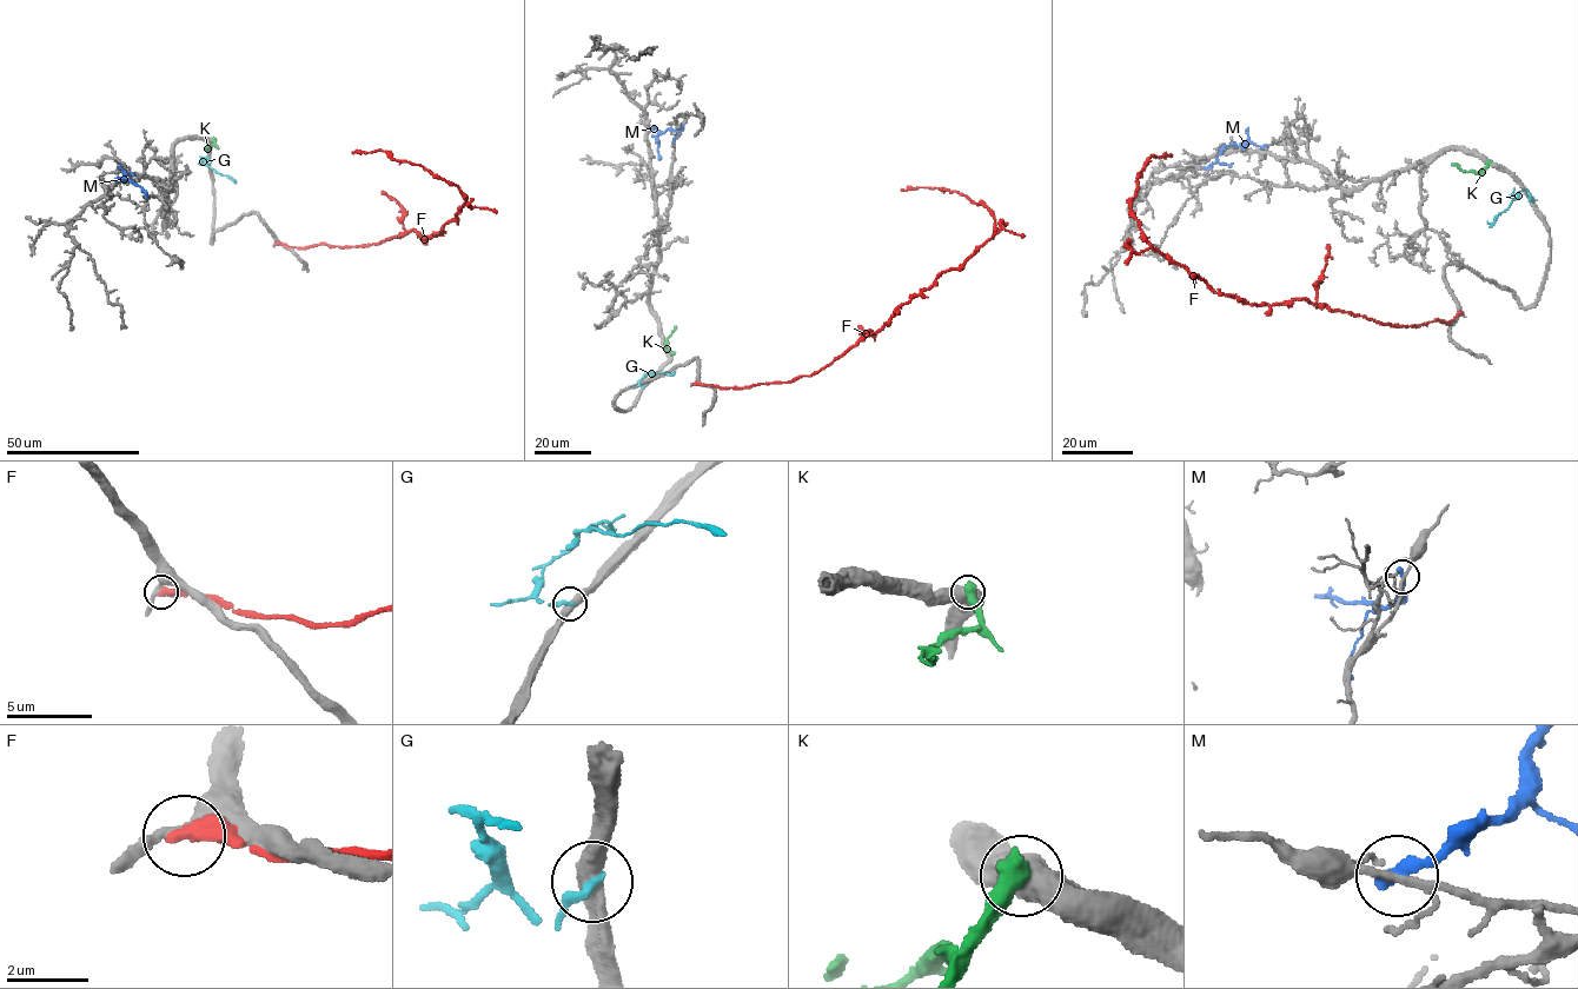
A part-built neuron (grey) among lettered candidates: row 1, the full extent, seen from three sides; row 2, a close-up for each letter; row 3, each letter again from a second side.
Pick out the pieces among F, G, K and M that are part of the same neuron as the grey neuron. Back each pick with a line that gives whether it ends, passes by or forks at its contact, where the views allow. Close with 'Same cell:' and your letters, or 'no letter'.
Same cell: no letter

